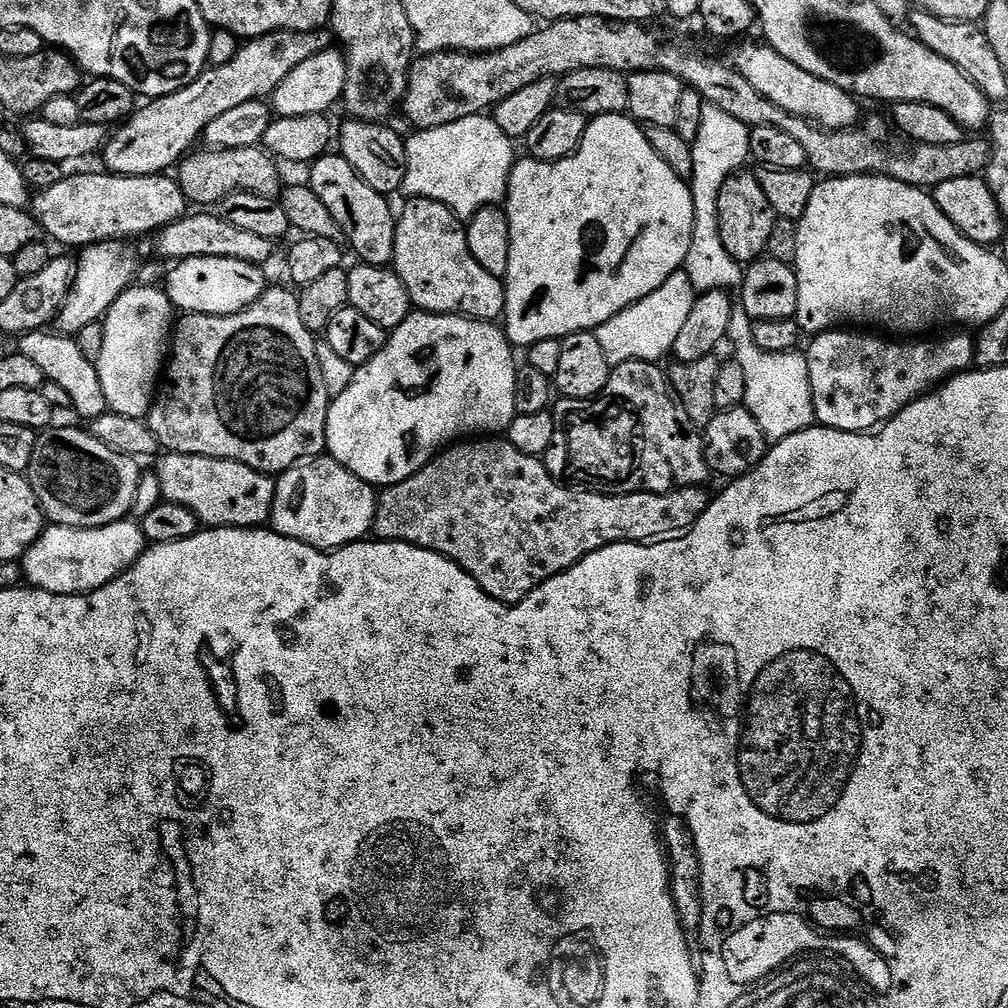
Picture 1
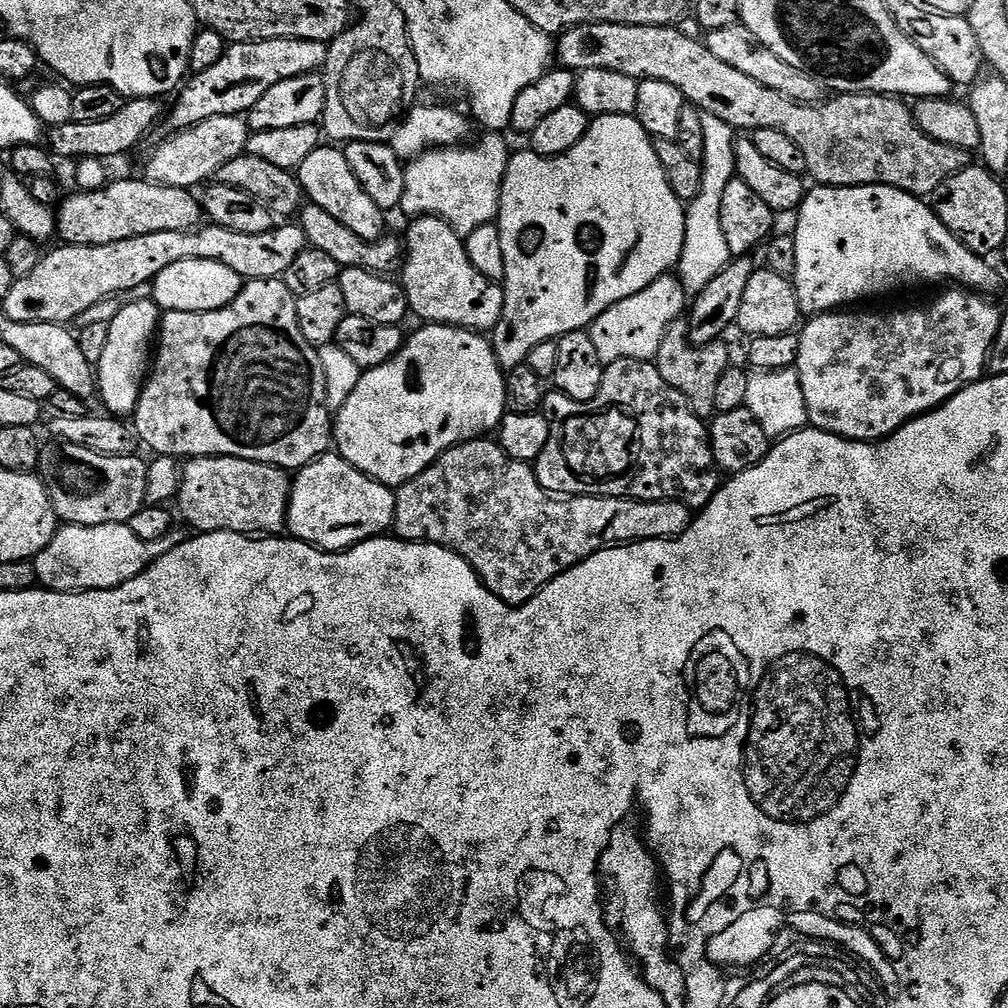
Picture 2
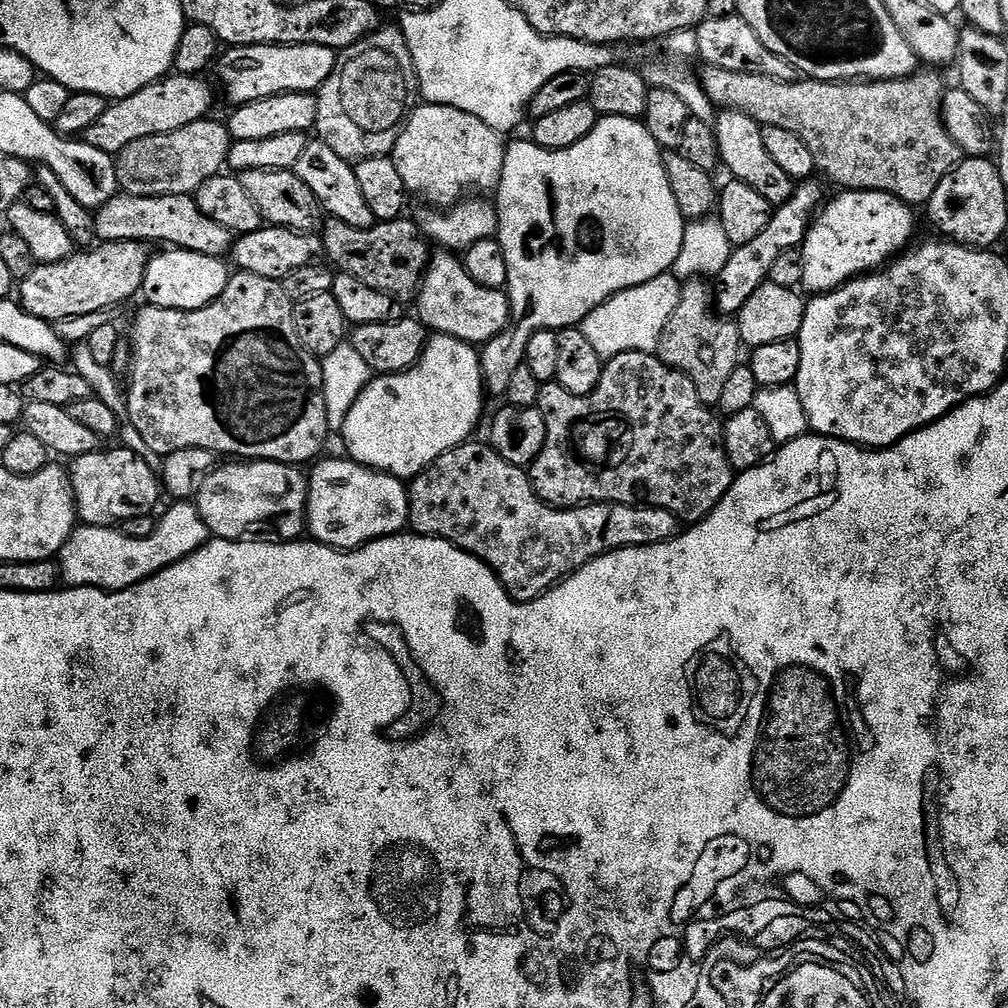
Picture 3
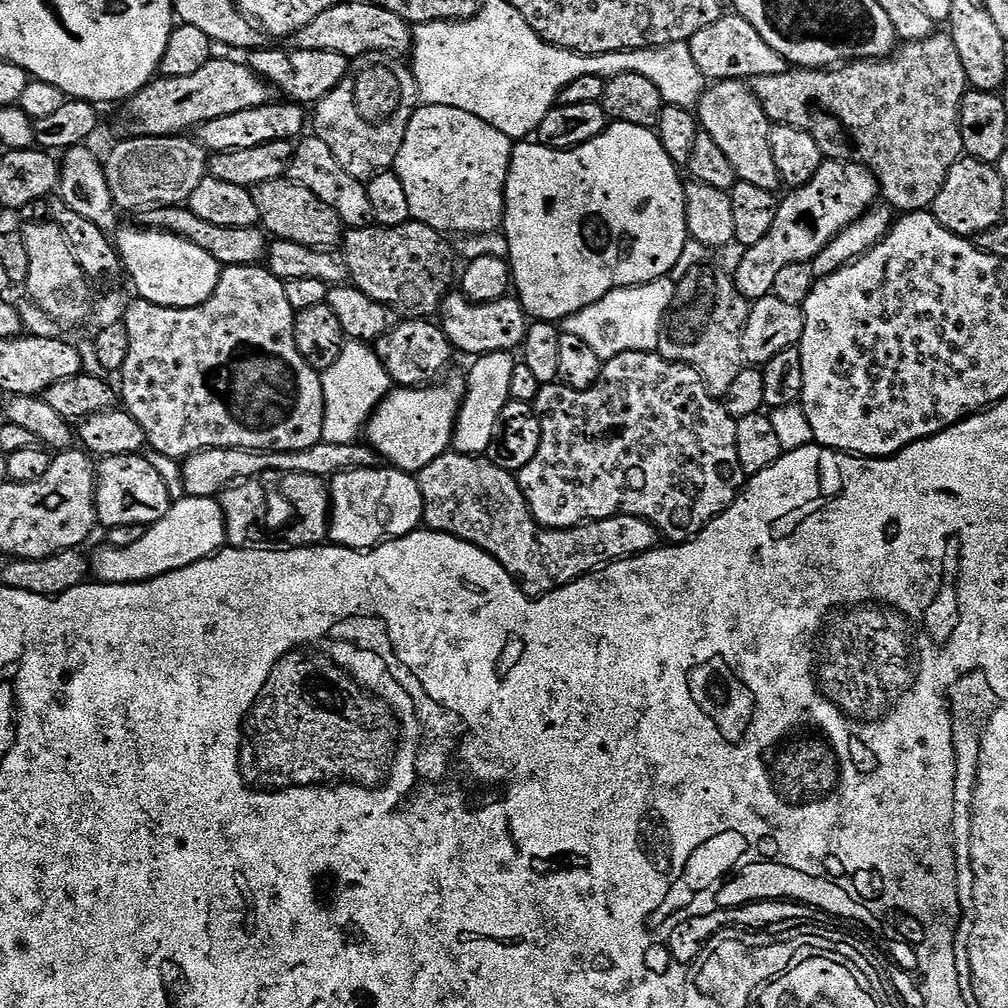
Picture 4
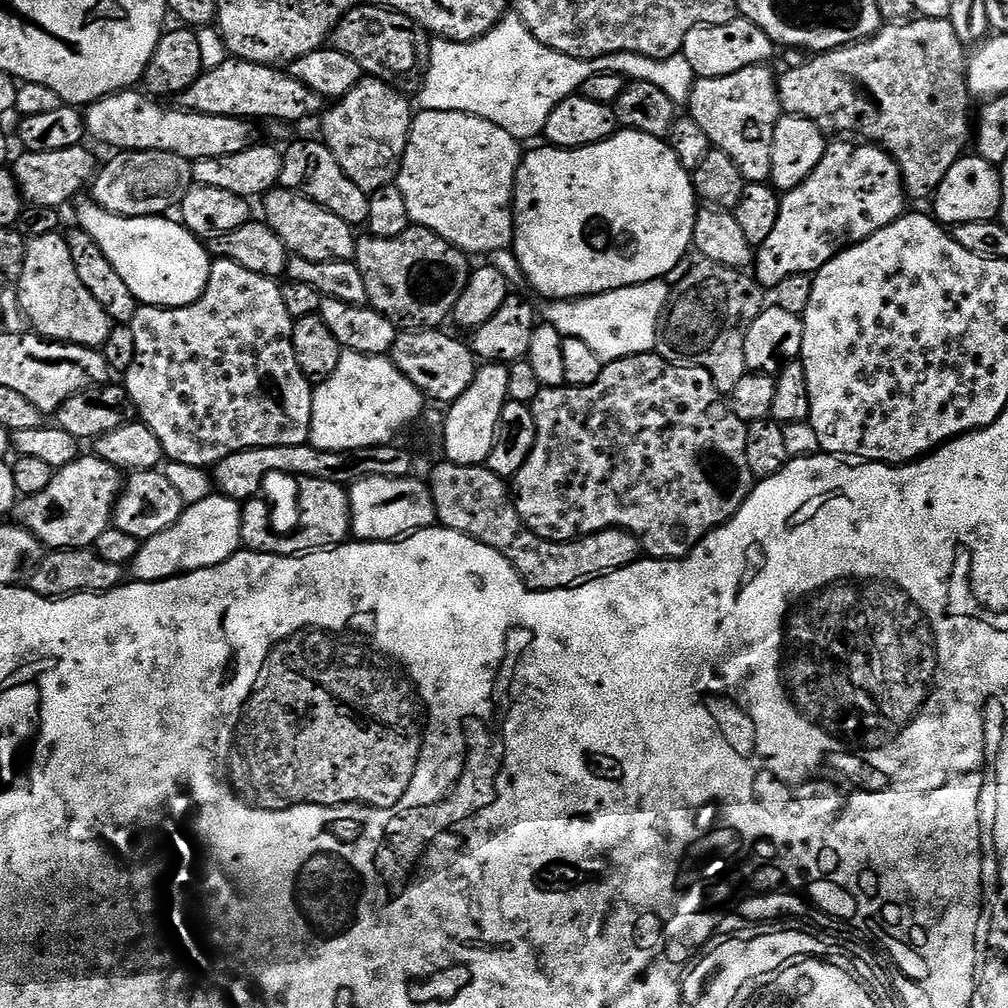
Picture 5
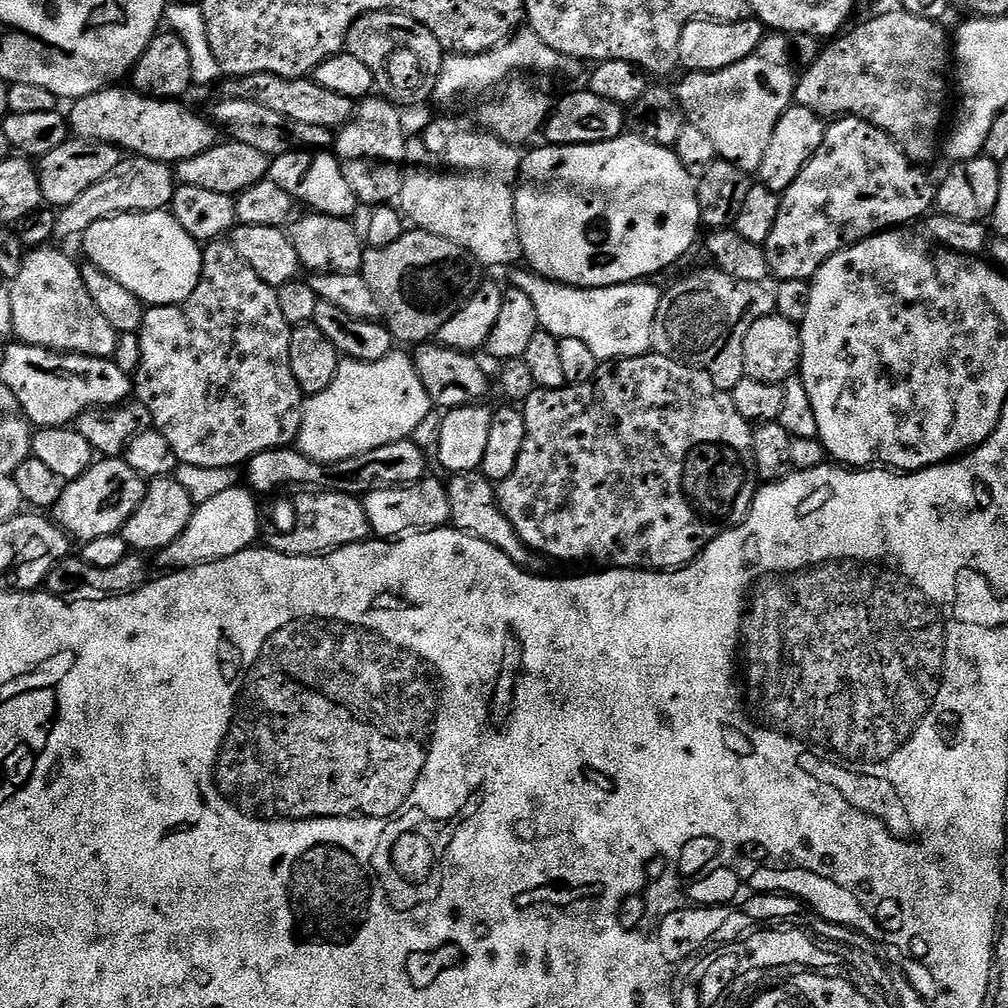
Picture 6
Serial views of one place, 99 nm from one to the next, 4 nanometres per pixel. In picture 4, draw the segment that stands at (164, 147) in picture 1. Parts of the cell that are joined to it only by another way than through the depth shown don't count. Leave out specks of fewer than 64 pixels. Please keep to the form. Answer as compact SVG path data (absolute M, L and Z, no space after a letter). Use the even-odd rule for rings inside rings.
M265 46L253 51L246 63L260 75L260 78L273 89L281 92L281 97L295 102L301 106L315 106L342 78L346 78L350 67L349 57L342 54L334 54L330 50L287 50Z

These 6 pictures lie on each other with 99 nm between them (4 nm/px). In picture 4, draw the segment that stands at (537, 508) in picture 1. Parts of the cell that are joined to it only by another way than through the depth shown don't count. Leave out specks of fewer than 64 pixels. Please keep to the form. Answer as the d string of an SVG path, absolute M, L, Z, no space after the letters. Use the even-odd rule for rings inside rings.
M449 450L434 458L434 462L427 464L419 472L418 479L424 507L423 527L434 532L445 532L478 546L486 554L494 557L519 584L520 589L533 598L542 596L545 592L552 592L556 588L565 588L567 584L582 579L589 572L595 572L605 564L651 552L662 540L656 526L649 520L623 514L590 520L573 528L544 528L532 516L520 489L519 479L513 473L502 470L502 466L494 466L494 462L487 458L467 456Z

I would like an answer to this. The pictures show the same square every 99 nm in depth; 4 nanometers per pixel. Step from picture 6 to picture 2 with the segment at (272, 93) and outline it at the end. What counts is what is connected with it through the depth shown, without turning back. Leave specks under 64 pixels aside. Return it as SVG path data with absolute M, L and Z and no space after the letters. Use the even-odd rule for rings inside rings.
M138 96L125 102L122 110L118 110L118 114L102 118L102 122L78 122L73 119L69 124L51 129L47 133L50 151L53 157L60 159L61 156L64 160L72 160L71 162L81 160L108 162L111 156L124 156L131 148L138 147L147 138L148 131L159 122L160 104L159 99Z

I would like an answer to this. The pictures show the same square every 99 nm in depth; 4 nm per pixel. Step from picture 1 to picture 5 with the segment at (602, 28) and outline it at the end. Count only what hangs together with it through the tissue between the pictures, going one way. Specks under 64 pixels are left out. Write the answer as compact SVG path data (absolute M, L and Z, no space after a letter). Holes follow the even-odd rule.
M909 18L903 22L888 22L881 27L879 32L866 40L859 40L856 44L847 44L841 48L835 48L829 52L821 52L808 58L805 64L800 64L797 68L792 68L789 72L779 73L778 76L778 101L781 109L787 115L801 116L807 120L813 120L825 134L832 132L853 132L853 137L864 142L871 142L881 148L885 148L896 160L896 165L900 167L900 173L904 175L904 191L907 199L927 201L932 193L946 178L950 166L958 162L960 157L965 155L967 146L970 144L970 112L968 116L968 56L966 46L954 34L954 26L949 20L929 20L927 18Z

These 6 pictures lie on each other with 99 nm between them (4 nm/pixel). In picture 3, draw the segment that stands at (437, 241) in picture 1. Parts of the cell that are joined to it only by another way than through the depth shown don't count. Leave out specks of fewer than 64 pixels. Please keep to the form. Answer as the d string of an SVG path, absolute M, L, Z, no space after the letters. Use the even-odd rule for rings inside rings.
M447 250L431 253L428 271L424 273L424 282L418 293L419 300L418 319L425 328L441 336L453 336L473 346L490 343L512 323L512 304L507 291L487 288L474 282L474 278L470 278L464 269L463 259Z

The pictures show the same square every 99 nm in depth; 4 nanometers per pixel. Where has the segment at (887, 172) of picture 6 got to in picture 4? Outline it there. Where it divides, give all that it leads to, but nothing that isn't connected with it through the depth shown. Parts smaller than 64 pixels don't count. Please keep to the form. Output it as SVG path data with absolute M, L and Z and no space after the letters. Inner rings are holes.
M825 159L824 165L814 174L806 186L791 189L778 206L774 226L762 242L743 249L740 261L736 264L734 279L736 288L749 302L755 302L764 296L772 295L774 277L785 266L807 264L815 260L816 255L825 248L843 228L860 220L869 208L877 203L880 196L880 183L875 174L860 164L847 160Z

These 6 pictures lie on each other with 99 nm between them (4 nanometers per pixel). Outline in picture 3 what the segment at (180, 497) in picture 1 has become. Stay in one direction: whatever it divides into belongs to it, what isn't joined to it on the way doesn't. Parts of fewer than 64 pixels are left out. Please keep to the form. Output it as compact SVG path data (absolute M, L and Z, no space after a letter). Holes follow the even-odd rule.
M273 460L224 462L204 477L194 503L198 514L202 514L202 522L206 522L209 533L217 540L239 540L251 524L280 520L288 535L285 537L296 542L308 526L308 478L299 467Z

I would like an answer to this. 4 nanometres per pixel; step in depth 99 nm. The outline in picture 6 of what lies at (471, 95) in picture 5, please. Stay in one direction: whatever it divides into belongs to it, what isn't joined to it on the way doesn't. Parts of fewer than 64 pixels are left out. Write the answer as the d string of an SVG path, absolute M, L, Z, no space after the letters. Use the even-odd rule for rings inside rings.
M520 30L488 52L479 52L473 56L445 55L435 99L452 100L455 96L468 96L471 92L488 92L500 83L503 85L509 78L524 74L520 72L560 72L567 64L570 64L569 57L558 54L558 50L550 50L550 46L546 46L538 34L531 30Z

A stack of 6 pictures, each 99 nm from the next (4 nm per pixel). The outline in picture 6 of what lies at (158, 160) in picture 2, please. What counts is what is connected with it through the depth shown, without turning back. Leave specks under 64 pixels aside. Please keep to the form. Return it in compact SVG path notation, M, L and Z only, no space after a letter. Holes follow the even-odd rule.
M144 156L121 159L120 165L102 182L90 186L86 194L80 195L70 206L59 209L56 217L56 236L68 240L71 236L83 237L84 231L94 222L111 220L113 216L126 216L137 212L163 212L171 205L178 185L173 165L157 160L148 160Z

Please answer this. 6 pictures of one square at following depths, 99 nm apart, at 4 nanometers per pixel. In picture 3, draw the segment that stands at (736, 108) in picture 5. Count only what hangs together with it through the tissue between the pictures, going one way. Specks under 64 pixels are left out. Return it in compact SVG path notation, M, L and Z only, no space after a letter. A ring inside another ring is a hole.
M721 111L715 122L716 137L718 138L718 150L720 151L720 164L728 167L731 179L746 182L746 186L751 186L766 198L773 206L785 204L796 191L798 184L790 178L790 174L784 171L770 158L766 146L762 143L762 126L754 122L741 112Z

